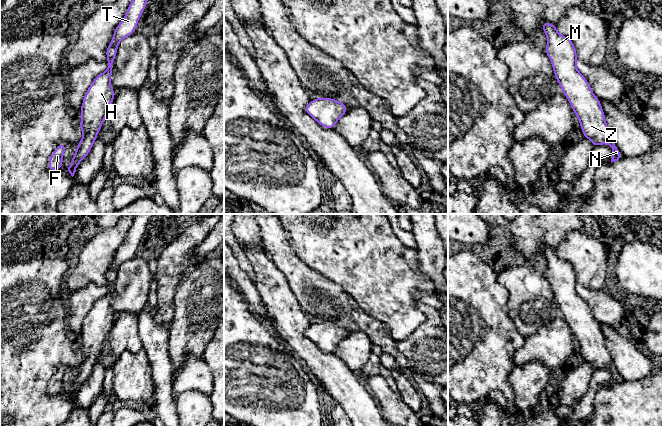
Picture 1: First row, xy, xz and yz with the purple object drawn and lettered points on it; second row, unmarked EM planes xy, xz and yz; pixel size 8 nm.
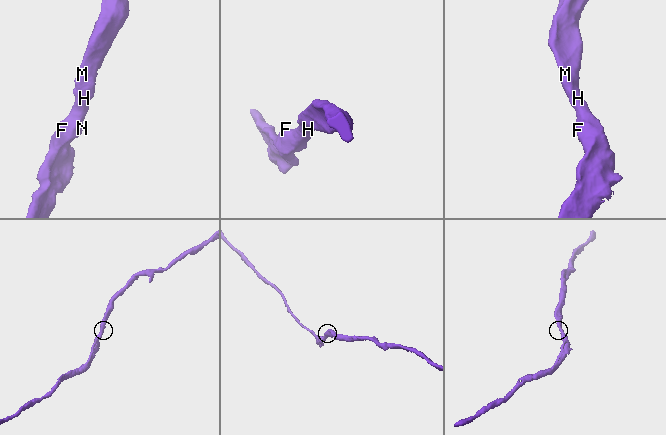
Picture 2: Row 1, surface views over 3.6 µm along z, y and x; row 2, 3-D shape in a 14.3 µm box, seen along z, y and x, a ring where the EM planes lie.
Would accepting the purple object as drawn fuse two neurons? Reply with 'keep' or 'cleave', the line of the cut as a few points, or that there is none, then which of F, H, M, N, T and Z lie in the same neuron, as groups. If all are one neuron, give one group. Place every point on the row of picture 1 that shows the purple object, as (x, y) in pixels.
keep | no cut | F H M N T Z

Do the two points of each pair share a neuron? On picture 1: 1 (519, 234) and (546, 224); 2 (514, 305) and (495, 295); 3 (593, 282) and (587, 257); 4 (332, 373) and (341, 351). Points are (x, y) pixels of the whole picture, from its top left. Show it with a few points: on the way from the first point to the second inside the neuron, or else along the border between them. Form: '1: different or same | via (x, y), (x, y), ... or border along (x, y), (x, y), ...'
1: same | via (526, 234), (539, 230)
2: different | border along (498, 280), (508, 293), (507, 313), (515, 324)
3: same | via (592, 276), (590, 263)
4: different | border along (332, 353), (353, 372)

